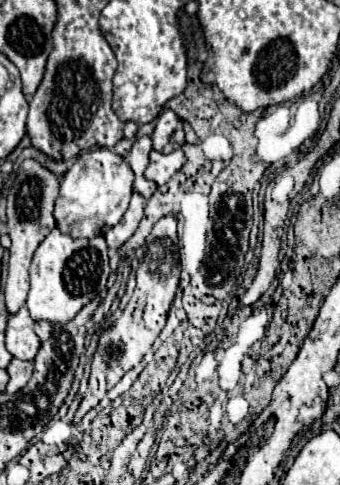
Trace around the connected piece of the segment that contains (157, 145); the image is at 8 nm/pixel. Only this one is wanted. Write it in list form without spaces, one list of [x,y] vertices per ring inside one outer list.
[[[163,110],[163,112],[159,114],[155,132],[153,132],[153,136],[151,136],[151,140],[153,140],[153,148],[155,148],[157,152],[163,150],[163,146],[169,142],[171,134],[173,134],[173,130],[175,130],[177,126],[179,126],[179,118],[177,118],[175,112],[171,112],[171,110]]]

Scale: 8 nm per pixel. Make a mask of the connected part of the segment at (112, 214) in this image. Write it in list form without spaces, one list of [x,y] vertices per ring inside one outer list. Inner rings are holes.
[[[95,148],[81,152],[75,164],[61,178],[61,192],[55,202],[55,220],[61,232],[73,238],[93,238],[105,234],[113,224],[117,224],[129,206],[133,192],[133,170],[127,162],[107,150]]]

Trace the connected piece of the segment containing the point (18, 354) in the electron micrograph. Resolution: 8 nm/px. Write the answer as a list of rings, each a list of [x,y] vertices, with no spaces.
[[[23,306],[19,312],[11,314],[9,316],[9,322],[7,322],[7,330],[5,330],[5,344],[7,344],[7,350],[15,356],[15,358],[21,358],[21,360],[33,360],[41,342],[37,338],[37,334],[33,332],[33,318],[27,314],[27,308]]]

